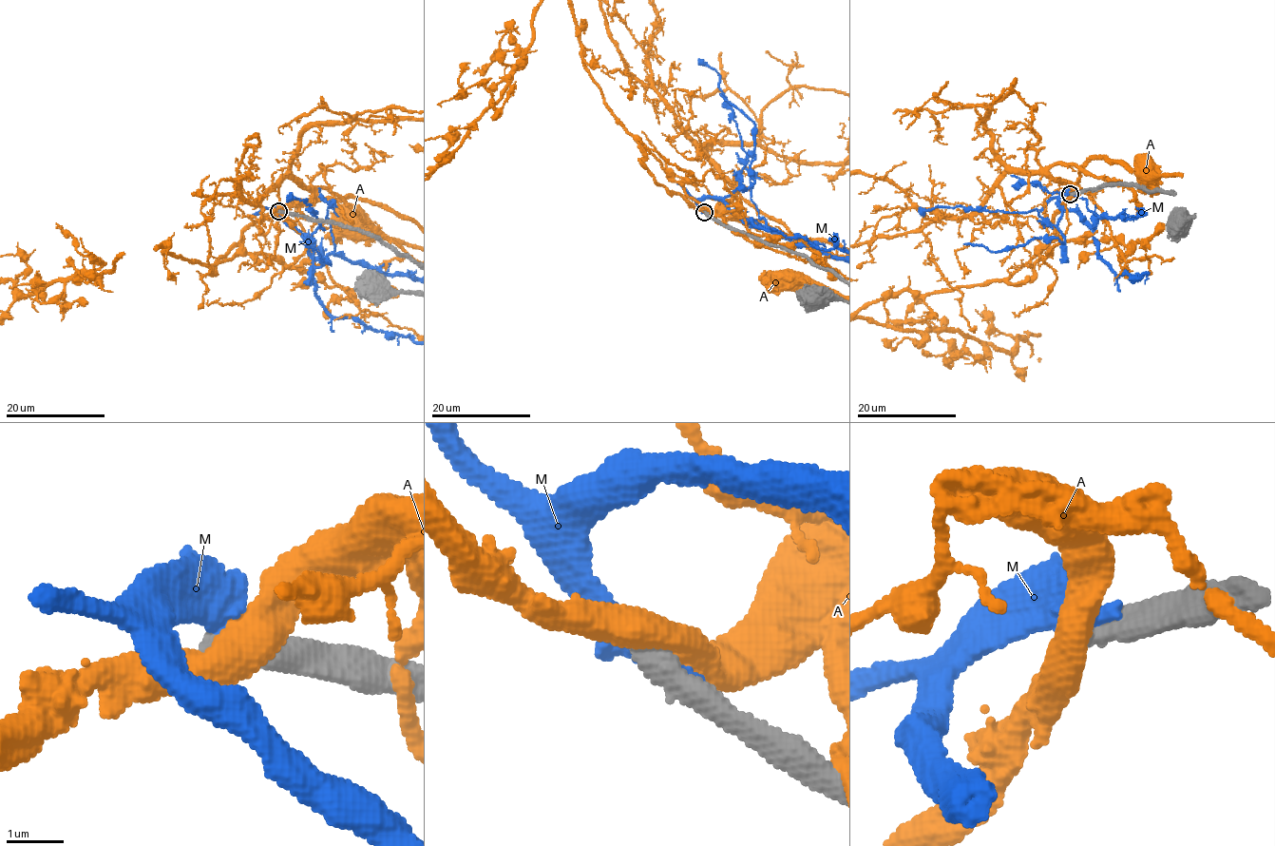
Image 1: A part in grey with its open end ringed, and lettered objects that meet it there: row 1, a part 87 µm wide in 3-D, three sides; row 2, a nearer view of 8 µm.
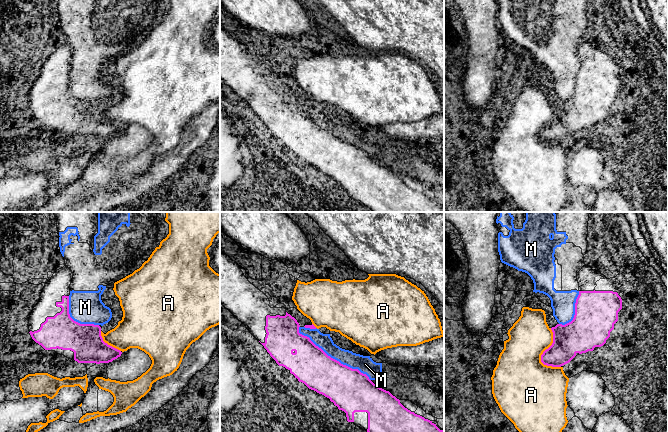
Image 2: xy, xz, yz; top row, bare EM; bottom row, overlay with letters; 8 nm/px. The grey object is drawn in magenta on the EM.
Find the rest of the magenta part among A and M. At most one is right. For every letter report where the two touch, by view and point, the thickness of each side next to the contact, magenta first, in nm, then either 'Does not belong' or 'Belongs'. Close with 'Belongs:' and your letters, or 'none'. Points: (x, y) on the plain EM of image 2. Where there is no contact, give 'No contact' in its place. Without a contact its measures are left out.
A: Touches magenta at yz (542, 130). Thickness 260 nm (magenta) against 420 nm. Does not belong
M: Touches magenta at xz (332, 134). Thickness 320 nm (magenta) against 130 nm. Does not belong
Belongs: none

